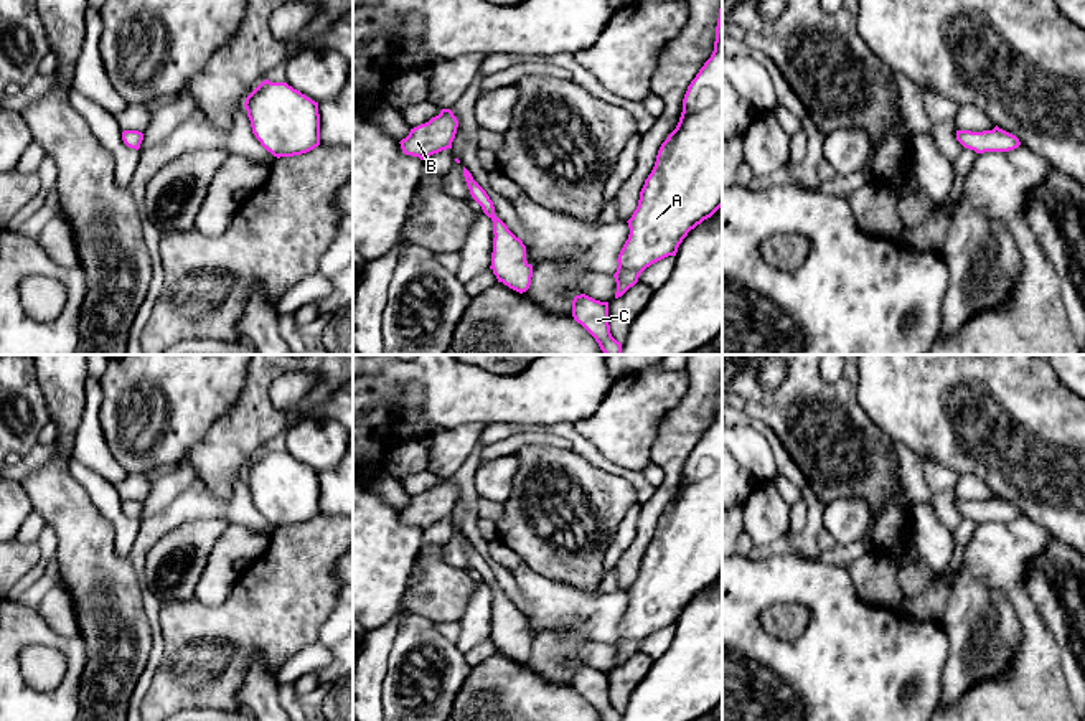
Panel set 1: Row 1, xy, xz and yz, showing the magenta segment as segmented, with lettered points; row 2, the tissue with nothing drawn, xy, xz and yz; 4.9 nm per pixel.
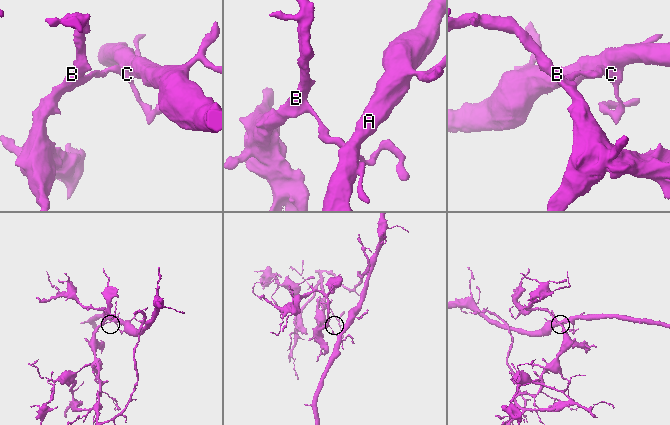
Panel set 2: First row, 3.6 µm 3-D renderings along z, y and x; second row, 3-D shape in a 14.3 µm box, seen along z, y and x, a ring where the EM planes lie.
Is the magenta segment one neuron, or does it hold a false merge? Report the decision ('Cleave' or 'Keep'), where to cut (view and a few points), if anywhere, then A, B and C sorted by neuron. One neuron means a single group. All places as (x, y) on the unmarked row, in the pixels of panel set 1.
Cleave. Split along xz (497, 603), (508, 603), (511, 606), (511, 624), (523, 631). Groups: A C / B

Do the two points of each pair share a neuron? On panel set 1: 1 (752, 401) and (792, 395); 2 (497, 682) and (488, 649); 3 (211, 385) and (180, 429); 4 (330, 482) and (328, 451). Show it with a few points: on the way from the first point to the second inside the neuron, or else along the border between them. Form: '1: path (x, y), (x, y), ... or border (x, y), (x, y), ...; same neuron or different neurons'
1: path (762, 401), (782, 401); same neuron
2: border (497, 650), (472, 669); different neurons
3: path (200, 396), (180, 418); same neuron
4: border (335, 466), (319, 472); different neurons

